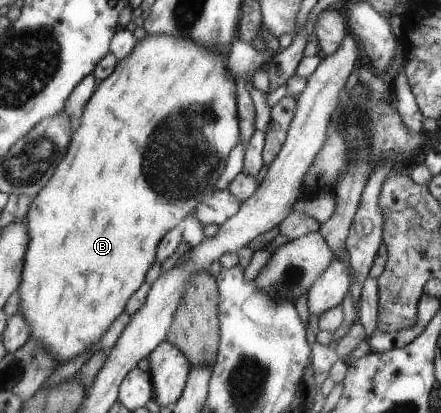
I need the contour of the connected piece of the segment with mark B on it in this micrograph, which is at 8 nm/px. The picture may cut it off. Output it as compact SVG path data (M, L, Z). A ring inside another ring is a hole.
M153 33L146 34L142 39L136 40L130 53L117 60L114 71L97 82L94 93L84 104L79 123L72 130L70 141L67 143L66 155L56 164L56 177L44 185L44 189L31 199L27 215L23 221L27 223L29 243L24 257L19 291L19 311L27 326L30 336L42 341L44 349L55 357L55 368L62 365L74 355L82 353L88 345L106 331L106 327L122 313L126 300L140 287L144 281L147 269L155 261L155 249L159 241L176 224L180 223L190 212L195 209L204 193L208 193L224 169L224 159L230 149L238 141L238 117L236 117L236 89L234 81L227 70L228 53L230 49L219 50L197 44L191 37L182 34Z

